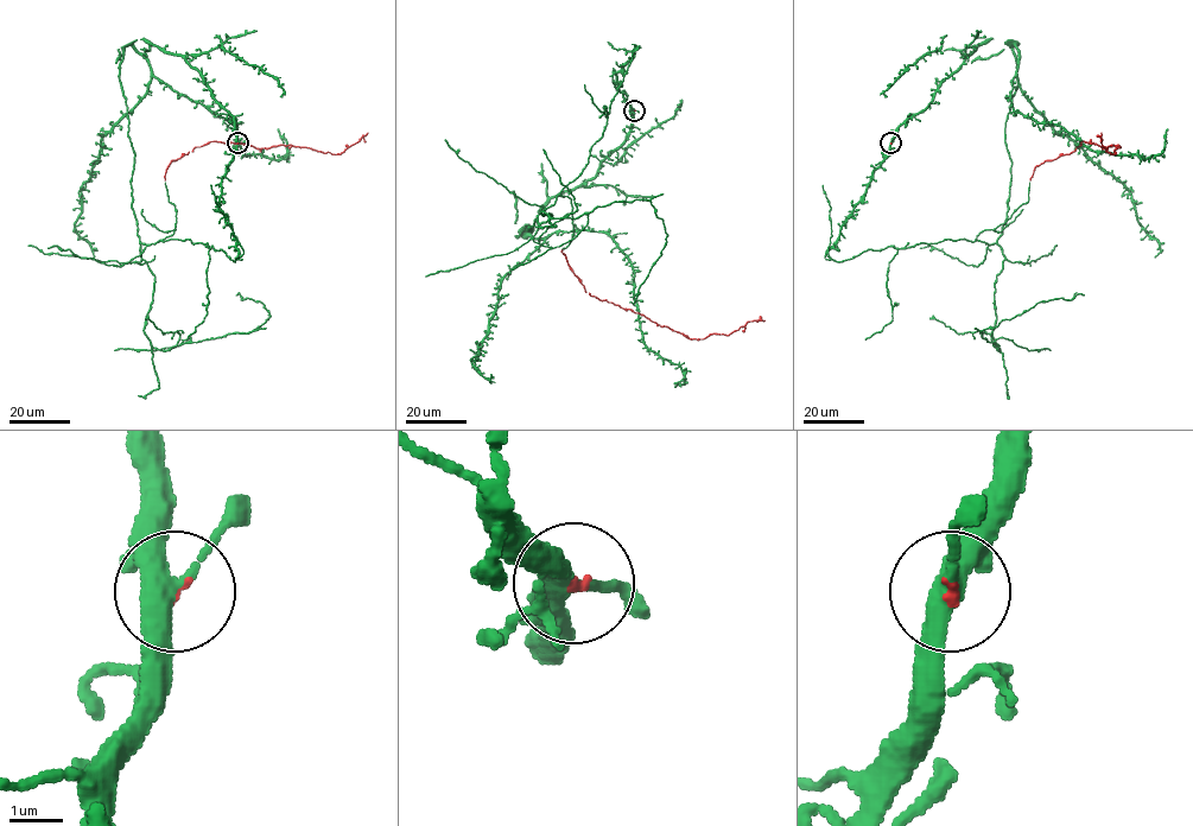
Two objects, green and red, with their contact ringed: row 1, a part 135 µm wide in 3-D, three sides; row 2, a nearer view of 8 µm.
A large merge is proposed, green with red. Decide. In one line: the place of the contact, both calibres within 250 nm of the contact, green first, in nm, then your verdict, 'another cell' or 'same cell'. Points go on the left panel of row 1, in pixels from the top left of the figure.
at (238, 143); 380 nm thick on the green side, 80 nm on the other; same cell

